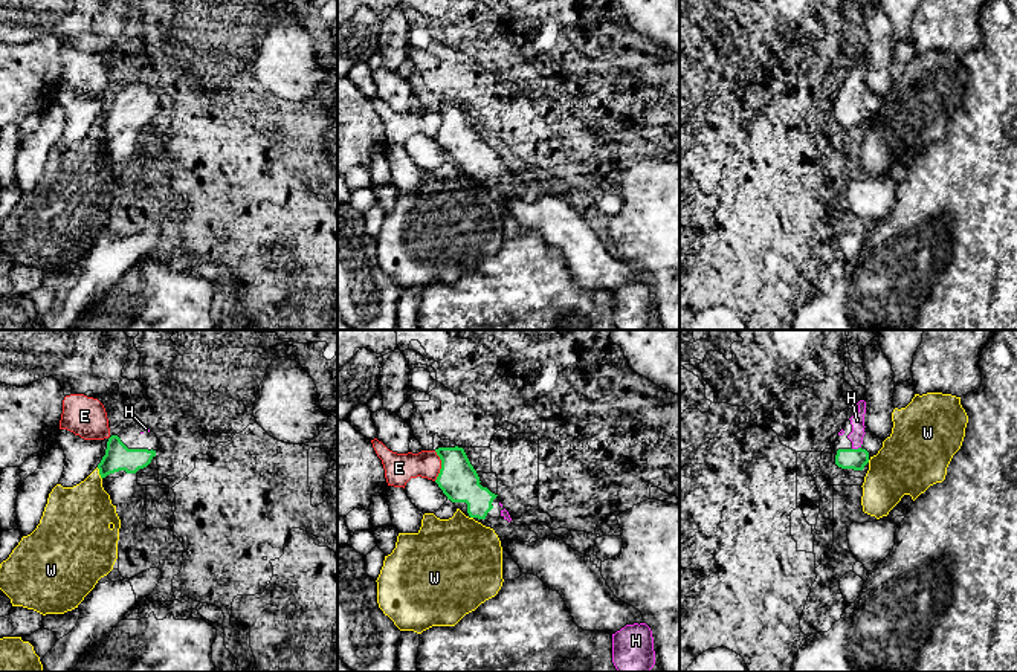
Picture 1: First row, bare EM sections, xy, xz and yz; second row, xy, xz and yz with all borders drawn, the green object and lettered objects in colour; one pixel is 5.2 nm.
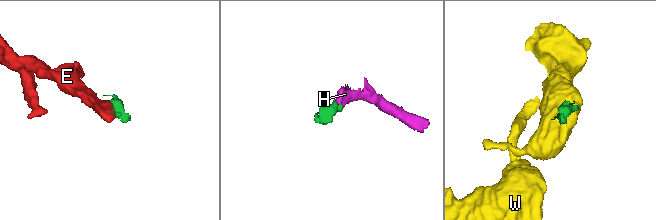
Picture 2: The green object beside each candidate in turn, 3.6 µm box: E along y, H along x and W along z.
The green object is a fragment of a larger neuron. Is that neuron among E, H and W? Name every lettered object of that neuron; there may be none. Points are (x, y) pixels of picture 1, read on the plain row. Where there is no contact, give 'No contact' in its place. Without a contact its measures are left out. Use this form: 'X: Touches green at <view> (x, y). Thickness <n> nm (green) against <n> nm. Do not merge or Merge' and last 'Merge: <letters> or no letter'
E: Touches green at xz (442, 124). Thickness 200 nm (green) against 160 nm. Do not merge
H: Touches green at yz (858, 106). Thickness 110 nm (green) against 70 nm. Merge
W: Touches green at xy (100, 132). Thickness 140 nm (green) against 320 nm. Do not merge
Merge: H

